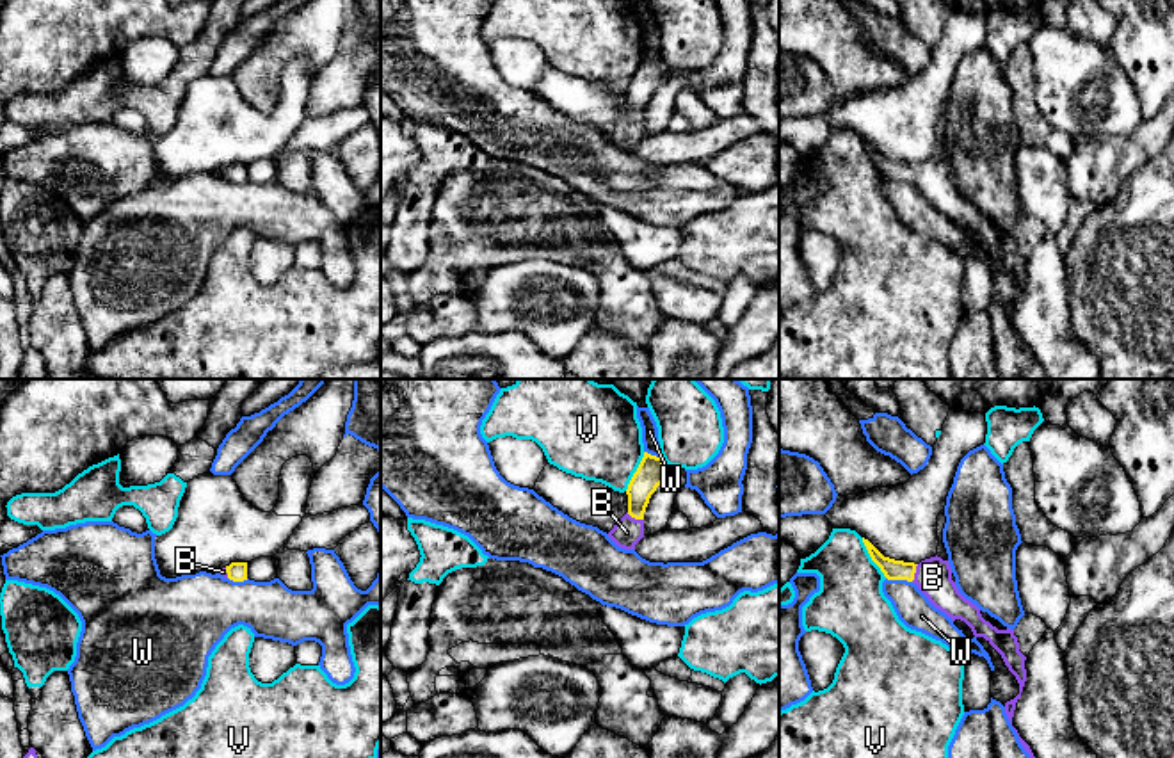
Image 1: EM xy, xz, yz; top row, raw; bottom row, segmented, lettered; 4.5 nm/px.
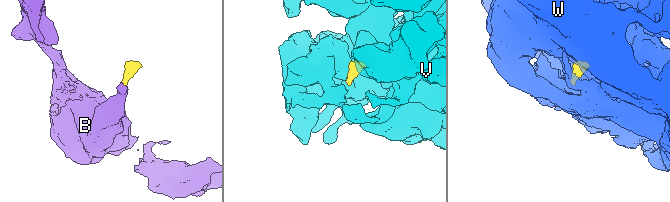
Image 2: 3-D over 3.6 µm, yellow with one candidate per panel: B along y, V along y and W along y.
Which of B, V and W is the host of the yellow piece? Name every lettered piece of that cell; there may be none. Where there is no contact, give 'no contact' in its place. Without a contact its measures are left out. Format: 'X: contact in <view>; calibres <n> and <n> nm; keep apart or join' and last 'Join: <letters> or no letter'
B: contact in yz; calibres 100 and 160 nm; join
V: contact in yz; calibres 100 and 320 nm; keep apart
W: contact in yz; calibres 100 and 160 nm; keep apart
Join: B

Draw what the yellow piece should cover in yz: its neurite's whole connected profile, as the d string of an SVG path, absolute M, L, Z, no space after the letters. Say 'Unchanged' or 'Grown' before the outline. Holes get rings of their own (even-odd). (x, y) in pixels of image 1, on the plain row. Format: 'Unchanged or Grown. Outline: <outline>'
Grown. Outline: M863 139L863 144L872 162L880 169L888 181L907 181L916 185L936 210L945 214L952 222L964 222L975 238L984 238L1001 256L1005 267L1019 285L1019 295L1005 304L1005 315L1012 326L1016 304L1021 299L1026 283L1026 258L1019 253L1014 231L998 231L982 219L980 210L959 194L952 181L948 162L943 162L937 157L925 160L920 165L895 162L884 158L868 141Z

